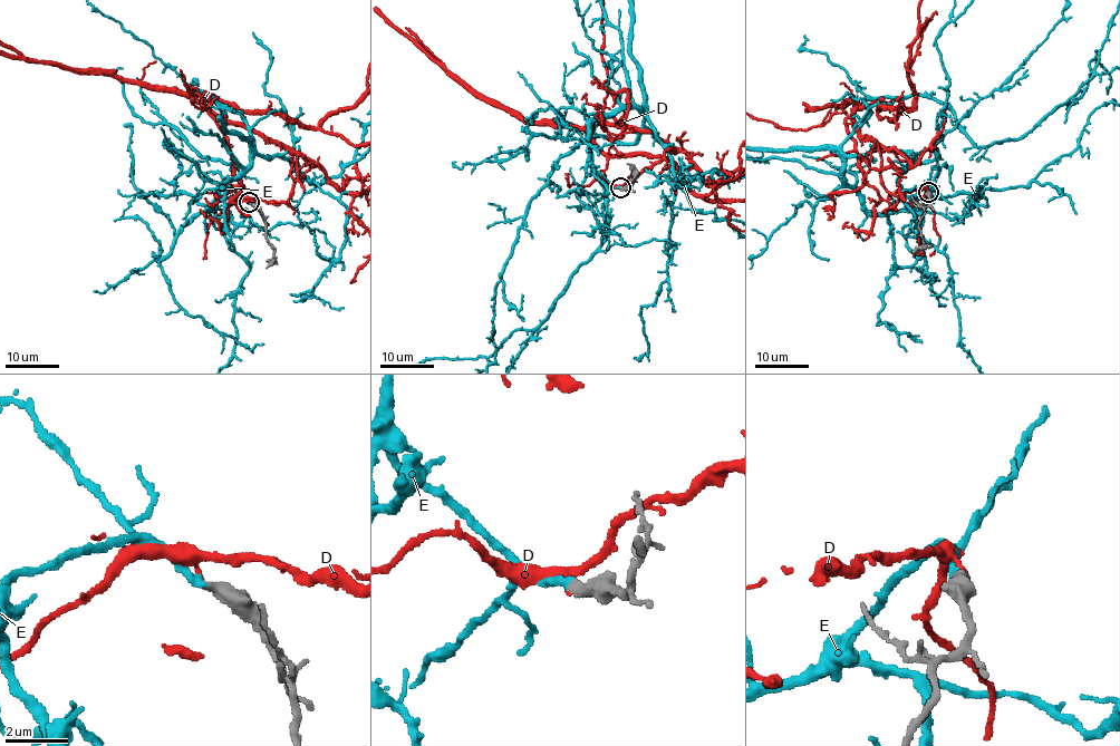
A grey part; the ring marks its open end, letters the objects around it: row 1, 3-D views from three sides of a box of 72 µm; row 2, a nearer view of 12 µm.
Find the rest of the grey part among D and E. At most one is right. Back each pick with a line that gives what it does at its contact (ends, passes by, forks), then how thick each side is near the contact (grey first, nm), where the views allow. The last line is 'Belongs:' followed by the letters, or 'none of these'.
E: it ends; calibres 400 and 280 nm
Belongs: E

